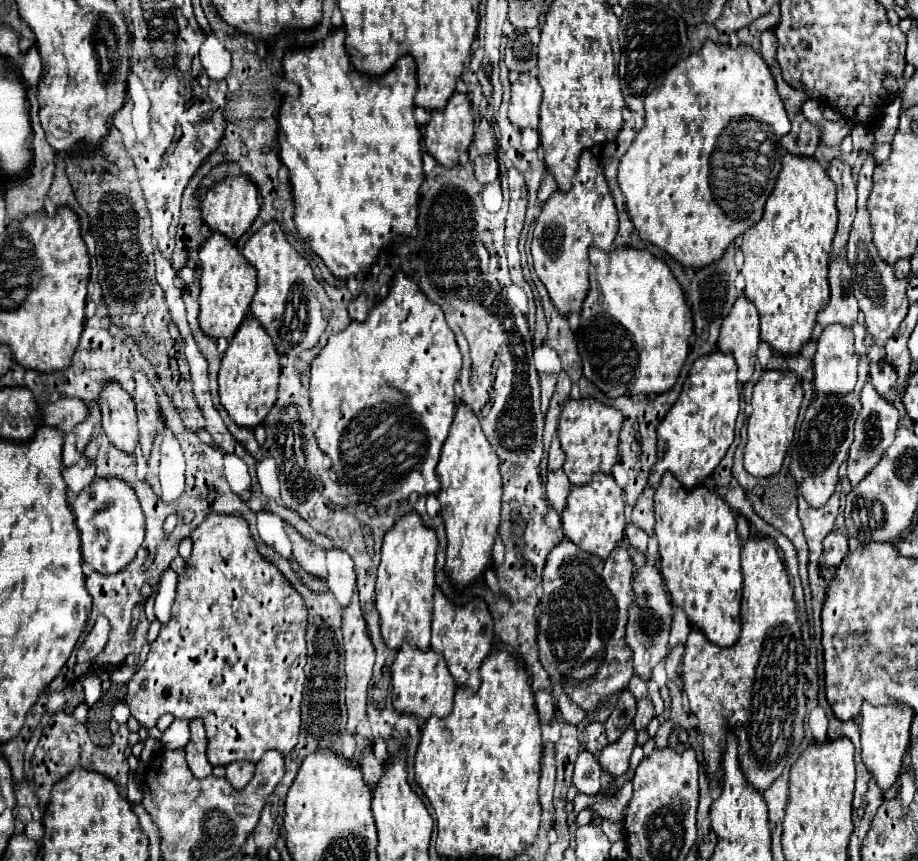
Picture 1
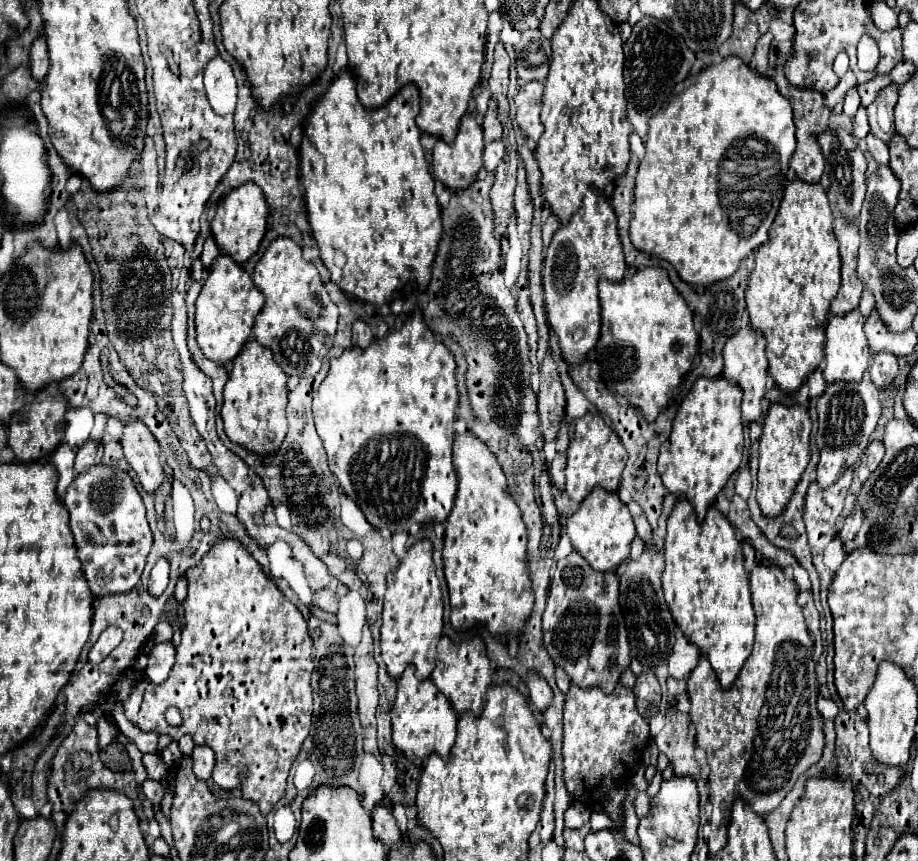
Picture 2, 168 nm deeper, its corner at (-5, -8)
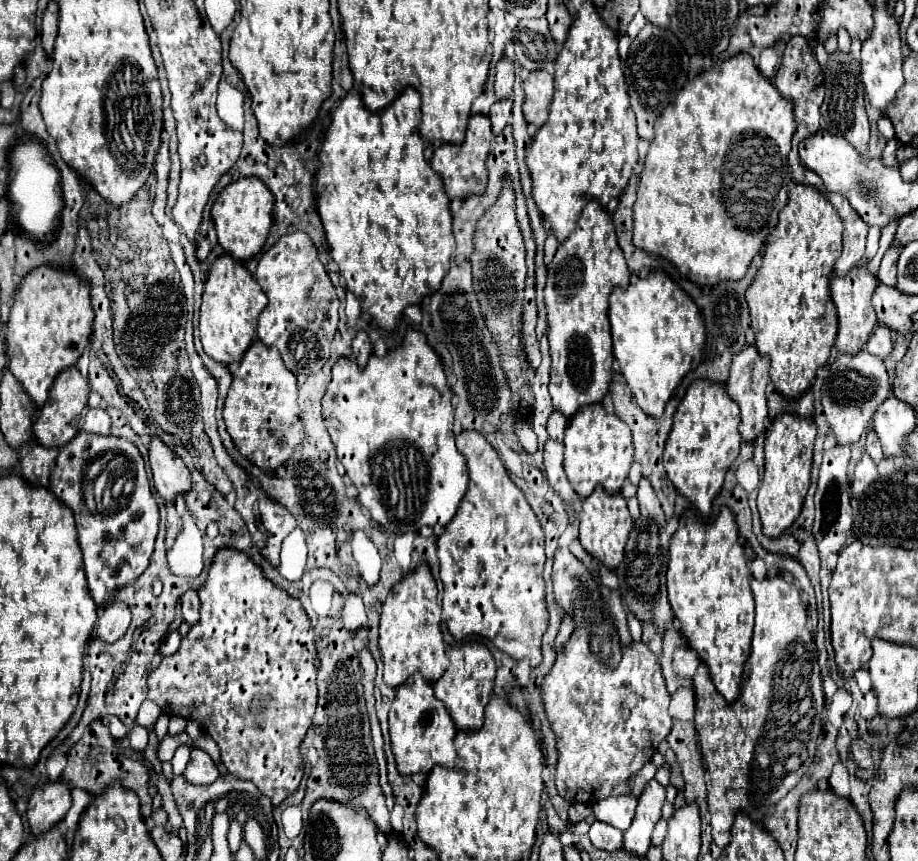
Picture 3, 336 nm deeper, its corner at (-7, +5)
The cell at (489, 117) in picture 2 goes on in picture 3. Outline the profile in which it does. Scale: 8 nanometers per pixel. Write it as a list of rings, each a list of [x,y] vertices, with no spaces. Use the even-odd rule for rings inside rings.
[[[503,55],[497,63],[497,73],[495,73],[495,93],[497,97],[507,97],[511,95],[513,89],[513,81],[515,81],[515,71],[513,71],[513,61]]]

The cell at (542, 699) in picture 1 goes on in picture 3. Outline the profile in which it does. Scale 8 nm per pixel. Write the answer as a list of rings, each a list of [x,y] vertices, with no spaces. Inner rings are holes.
[[[463,431],[457,435],[457,449],[467,461],[469,489],[457,509],[457,515],[437,539],[441,581],[443,581],[443,613],[449,633],[455,641],[469,635],[489,639],[501,653],[521,661],[529,659],[531,667],[541,663],[541,639],[549,625],[549,611],[545,603],[545,531],[527,503],[523,491],[509,479],[497,451],[477,433]]]

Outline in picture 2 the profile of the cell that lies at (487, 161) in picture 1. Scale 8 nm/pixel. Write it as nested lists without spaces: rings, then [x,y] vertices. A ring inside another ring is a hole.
[[[495,140],[491,144],[485,144],[483,168],[493,174],[495,168],[499,168],[499,164],[503,162],[503,156],[505,156],[505,144],[503,144],[503,140]]]

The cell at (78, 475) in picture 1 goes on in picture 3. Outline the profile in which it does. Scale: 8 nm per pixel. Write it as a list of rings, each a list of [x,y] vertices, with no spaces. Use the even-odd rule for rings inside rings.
[[[89,409],[87,415],[83,417],[81,431],[109,435],[109,429],[111,429],[111,417],[105,409]]]

